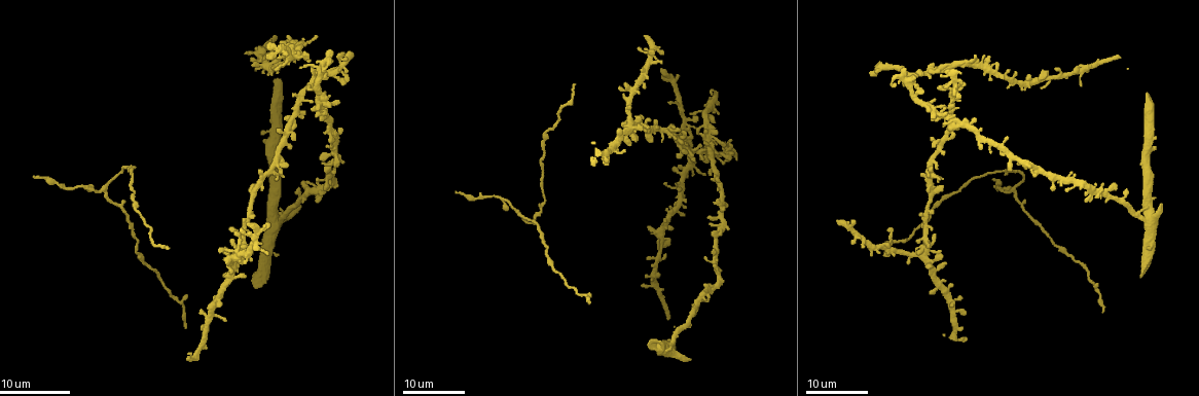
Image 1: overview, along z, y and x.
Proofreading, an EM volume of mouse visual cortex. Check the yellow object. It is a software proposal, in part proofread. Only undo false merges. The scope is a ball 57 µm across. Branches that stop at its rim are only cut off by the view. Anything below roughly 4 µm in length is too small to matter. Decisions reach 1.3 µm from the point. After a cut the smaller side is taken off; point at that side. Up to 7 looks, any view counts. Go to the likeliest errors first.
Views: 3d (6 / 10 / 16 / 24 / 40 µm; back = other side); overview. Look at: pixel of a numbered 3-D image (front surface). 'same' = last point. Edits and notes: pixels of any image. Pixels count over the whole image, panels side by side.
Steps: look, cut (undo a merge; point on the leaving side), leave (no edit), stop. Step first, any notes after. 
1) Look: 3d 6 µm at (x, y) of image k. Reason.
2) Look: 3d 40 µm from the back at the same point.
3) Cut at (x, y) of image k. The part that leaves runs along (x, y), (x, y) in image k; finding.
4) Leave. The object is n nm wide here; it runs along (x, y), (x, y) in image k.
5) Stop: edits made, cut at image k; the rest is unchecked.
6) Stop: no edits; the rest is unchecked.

Look: 3d 16 µm at (941, 109) of image 1. Branch point.

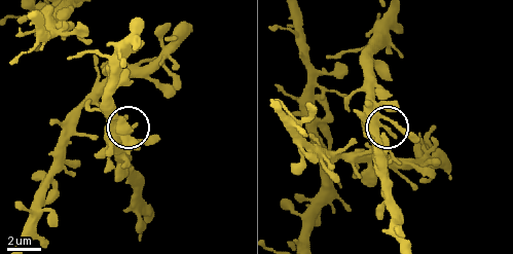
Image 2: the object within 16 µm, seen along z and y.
Look: 3d 10 µm at (387, 129) of image 2.

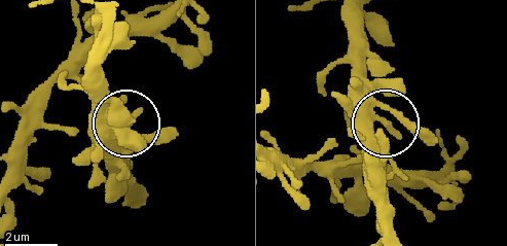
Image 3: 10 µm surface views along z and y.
Leave. 3 arms meet here; continuous, no second neuron.

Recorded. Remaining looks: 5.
Look: 3d 16 µm at (105, 189) of image 1. Three arms meet.

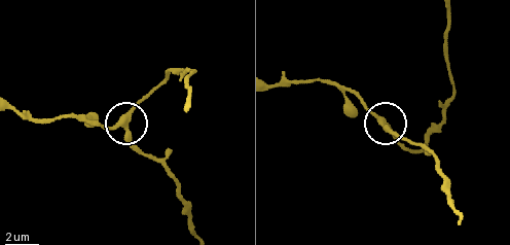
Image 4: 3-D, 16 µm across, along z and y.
Look: 3d 10 µm at (381, 121) of image 4. Closer look.

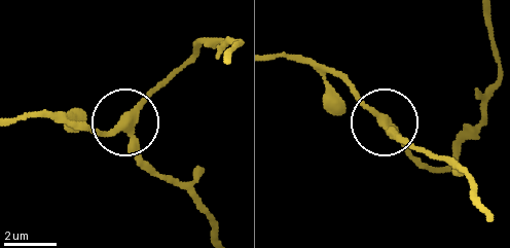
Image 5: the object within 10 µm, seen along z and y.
Look: 3d 10 µm from the back at (125, 127) of image 5. Other side.

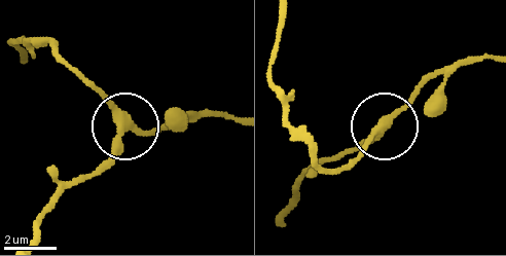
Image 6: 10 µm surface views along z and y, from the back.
Leave. The object is 300 nm wide here; it runs along (275, 92), (288, 124), (334, 171), (431, 80) in image 6; all the same neuron.

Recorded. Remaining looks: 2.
Look: 3d 16 µm at (236, 251) of image 1.

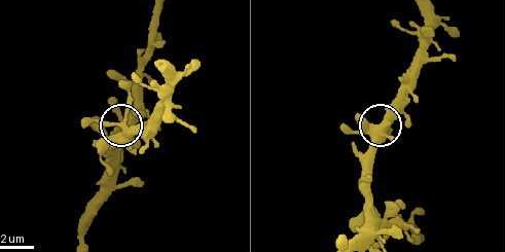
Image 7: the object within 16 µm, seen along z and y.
Look: 3d 10 µm at (120, 124) of image 7.

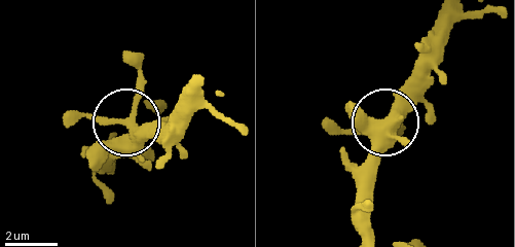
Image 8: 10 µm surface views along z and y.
Leave. The object is 330 nm wide here; continuous, no second neuron.

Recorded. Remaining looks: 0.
Stop: no edits; the rest is unchecked.

